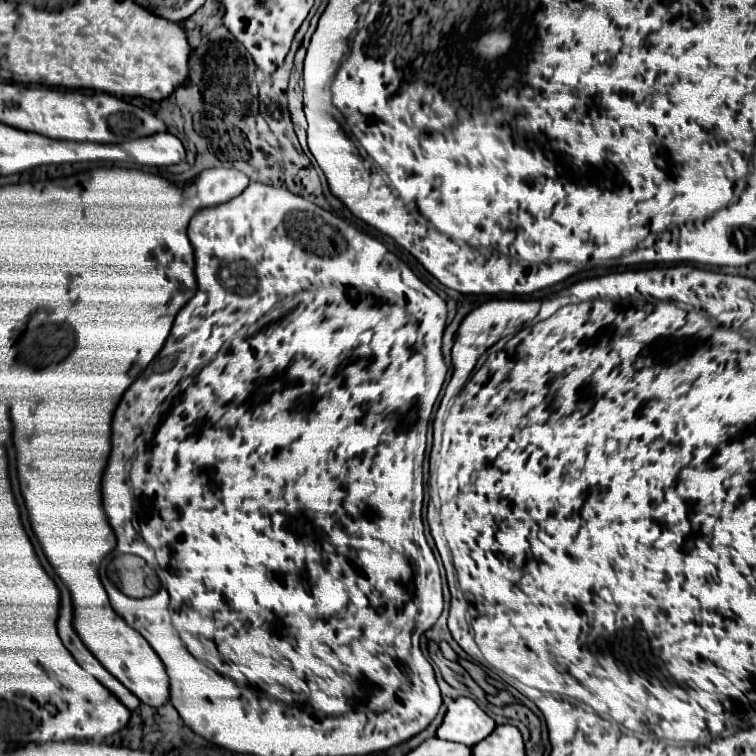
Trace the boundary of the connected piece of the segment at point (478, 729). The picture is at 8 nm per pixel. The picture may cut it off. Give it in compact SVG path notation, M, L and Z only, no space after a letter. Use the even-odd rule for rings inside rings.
M456 698L448 706L440 728L436 730L436 736L440 740L474 746L476 742L484 740L494 730L494 726L494 720L482 712L474 700Z

